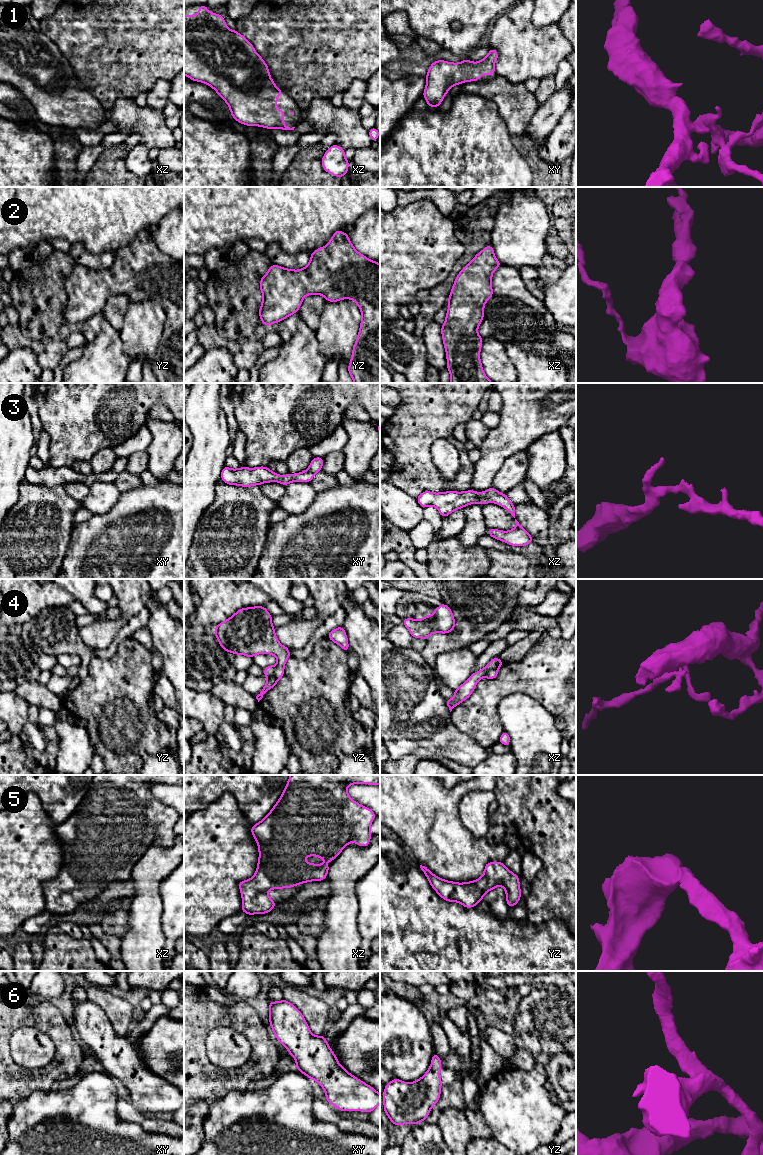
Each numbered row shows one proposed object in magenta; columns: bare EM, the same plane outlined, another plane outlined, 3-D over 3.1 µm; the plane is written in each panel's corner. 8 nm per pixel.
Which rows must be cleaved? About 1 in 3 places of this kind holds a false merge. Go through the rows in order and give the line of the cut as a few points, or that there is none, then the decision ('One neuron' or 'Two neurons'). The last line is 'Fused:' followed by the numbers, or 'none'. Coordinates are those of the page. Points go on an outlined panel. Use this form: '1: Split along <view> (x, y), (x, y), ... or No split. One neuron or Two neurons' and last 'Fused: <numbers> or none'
1: No split. One neuron
2: No split. One neuron
3: No split. One neuron
4: Split along yz (275, 666), (274, 673), (268, 678). Two neurons
5: No split. One neuron
6: No split. One neuron
Fused: 4

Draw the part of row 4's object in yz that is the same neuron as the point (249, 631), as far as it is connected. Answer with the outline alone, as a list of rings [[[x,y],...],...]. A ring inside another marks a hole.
[[[265,606],[242,608],[218,624],[214,628],[214,634],[225,652],[250,658],[257,654],[271,654],[277,657],[274,675],[268,678],[256,696],[259,702],[283,677],[285,663],[290,658],[290,649],[281,645],[275,635],[272,616]]]

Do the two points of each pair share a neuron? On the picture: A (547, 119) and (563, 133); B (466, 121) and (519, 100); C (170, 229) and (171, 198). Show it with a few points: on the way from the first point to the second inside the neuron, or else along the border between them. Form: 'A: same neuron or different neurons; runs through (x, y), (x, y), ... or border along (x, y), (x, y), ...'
A: different neurons; border along (565, 111), (542, 146)
B: different neurons; border along (479, 94), (490, 99), (496, 105), (507, 130)
C: different neurons; border along (173, 209), (157, 225)

